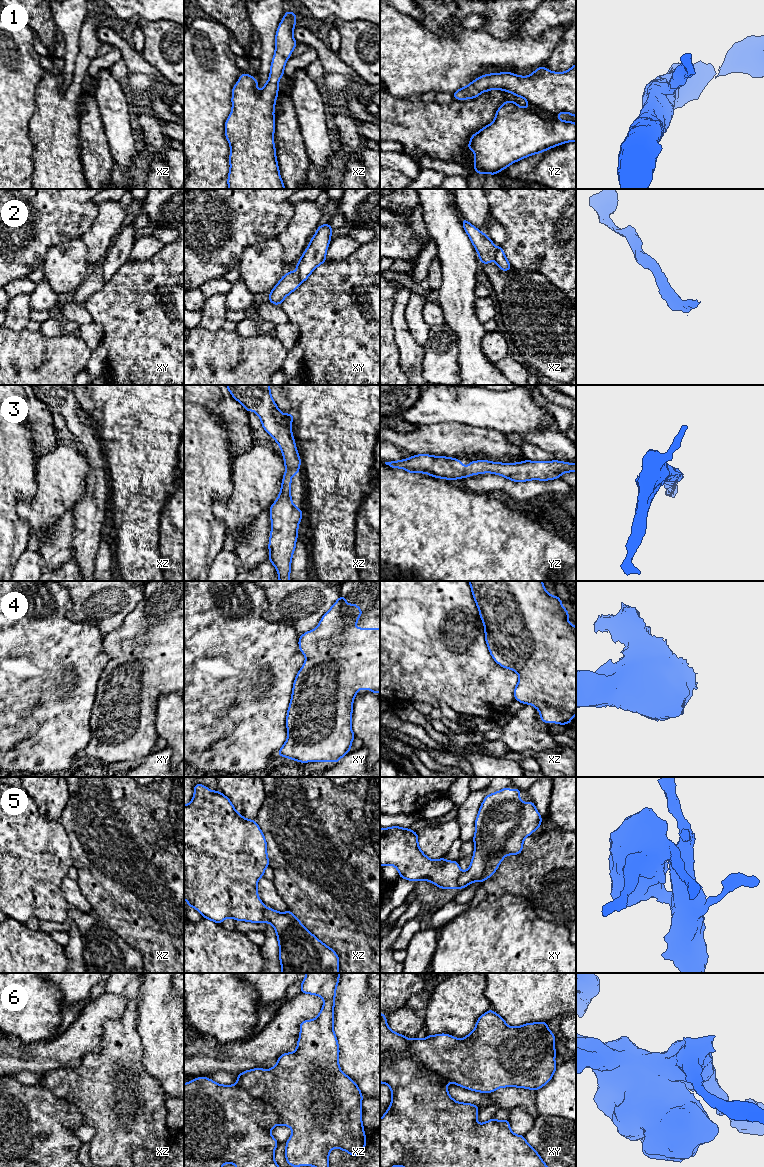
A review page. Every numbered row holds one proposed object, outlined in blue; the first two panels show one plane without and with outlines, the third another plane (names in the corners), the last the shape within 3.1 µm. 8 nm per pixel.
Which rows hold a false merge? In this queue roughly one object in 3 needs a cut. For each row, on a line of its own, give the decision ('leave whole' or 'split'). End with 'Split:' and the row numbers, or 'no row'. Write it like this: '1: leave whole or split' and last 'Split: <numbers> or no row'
1: leave whole
2: split
3: leave whole
4: leave whole
5: split
6: split
Split: 2, 5, 6

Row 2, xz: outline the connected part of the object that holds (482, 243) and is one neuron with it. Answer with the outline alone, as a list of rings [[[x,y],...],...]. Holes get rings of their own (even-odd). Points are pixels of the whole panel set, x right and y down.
[[[462,218],[461,221],[465,232],[478,252],[479,261],[481,261],[483,264],[491,263],[491,261],[495,258],[496,248],[492,240],[464,218]]]

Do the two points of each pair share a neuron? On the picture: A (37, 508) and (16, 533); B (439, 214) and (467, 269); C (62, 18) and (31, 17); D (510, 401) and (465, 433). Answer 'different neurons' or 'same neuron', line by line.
A: different neurons
B: same neuron
C: different neurons
D: different neurons

